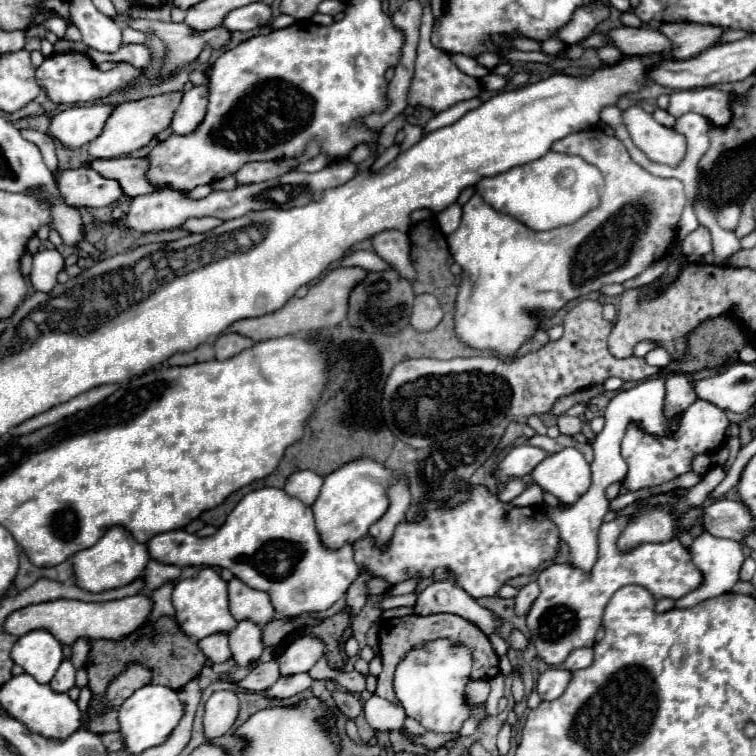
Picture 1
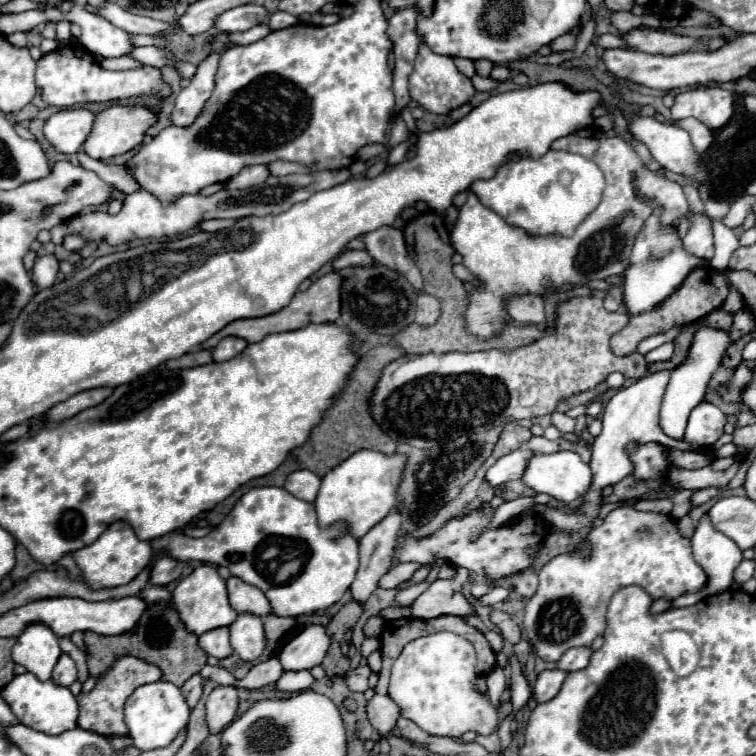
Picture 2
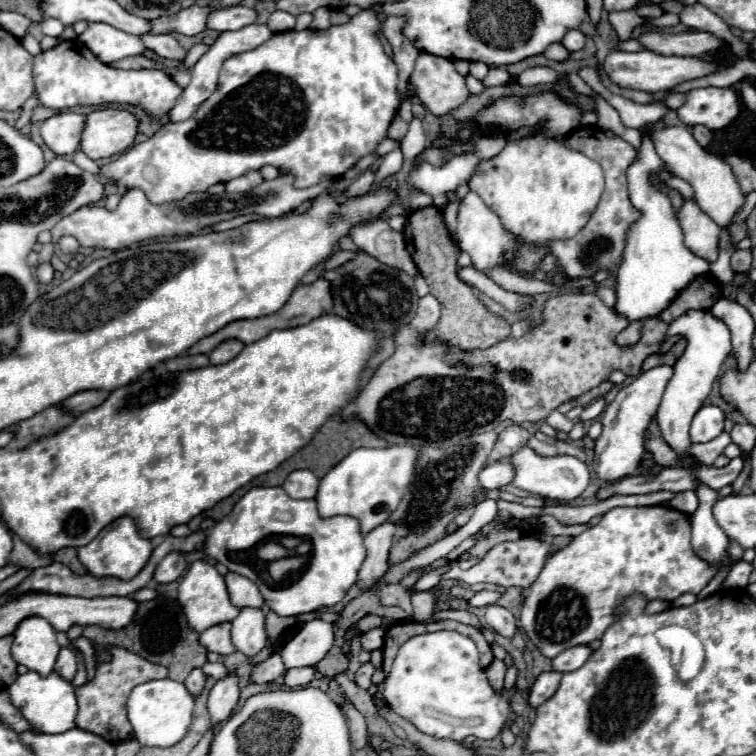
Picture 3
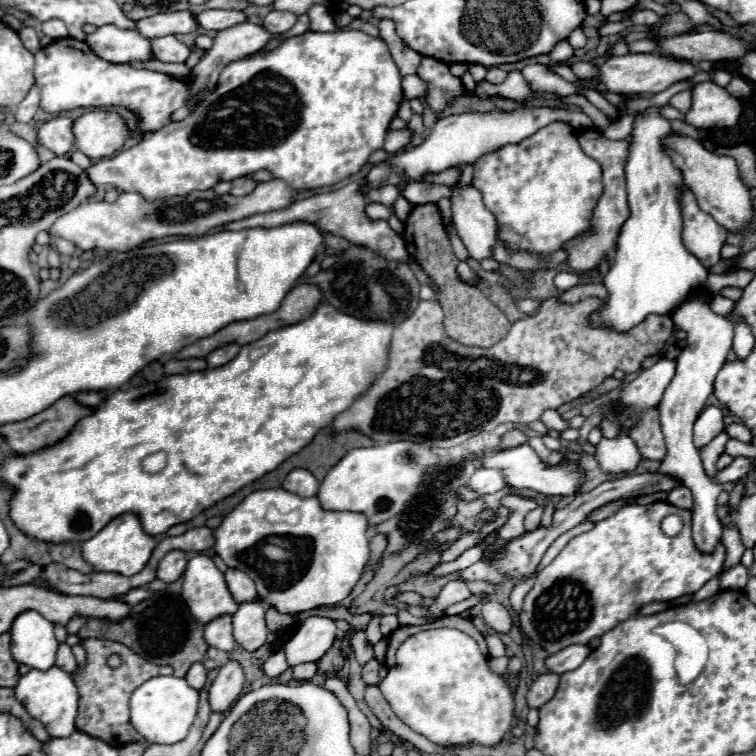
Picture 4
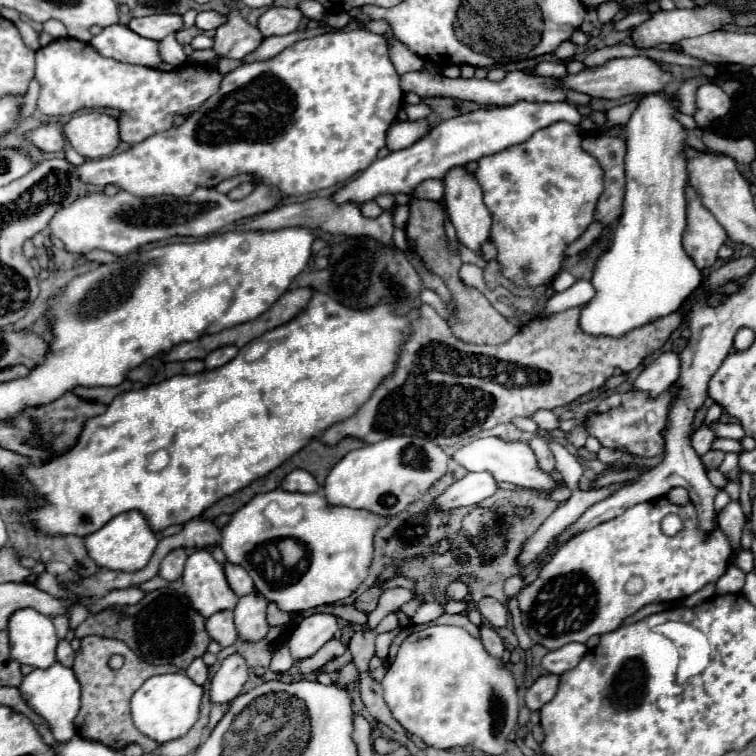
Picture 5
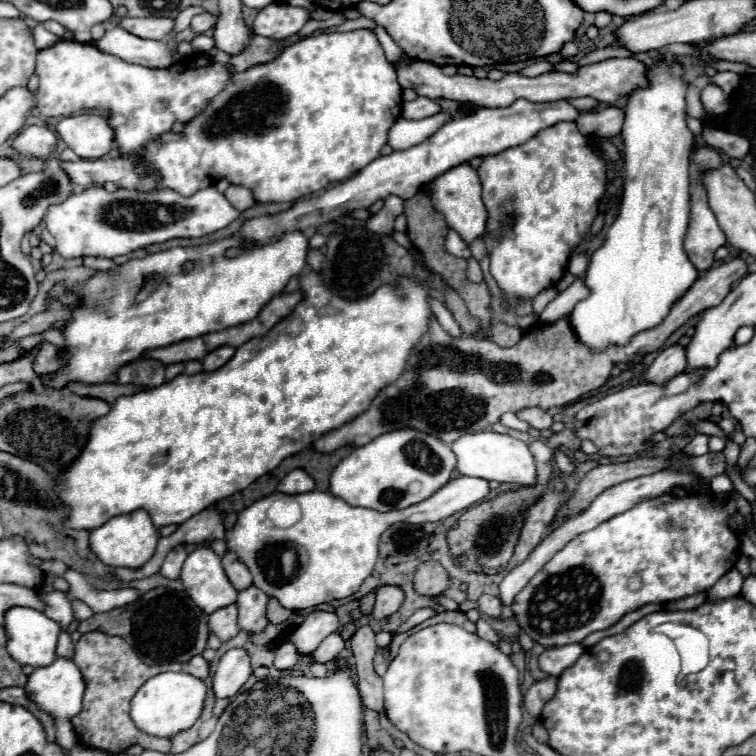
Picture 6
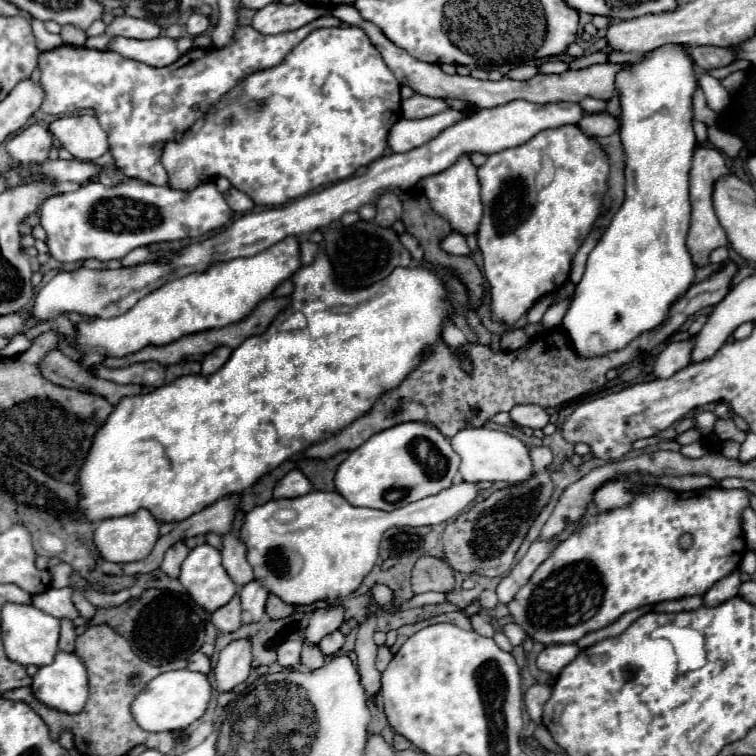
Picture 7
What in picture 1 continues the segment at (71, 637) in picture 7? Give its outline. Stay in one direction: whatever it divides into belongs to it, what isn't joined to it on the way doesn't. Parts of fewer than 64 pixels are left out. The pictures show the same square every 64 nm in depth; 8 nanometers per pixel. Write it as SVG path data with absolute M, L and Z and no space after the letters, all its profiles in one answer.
M62 660L62 664L58 666L54 678L50 680L52 684L52 690L56 692L68 692L72 686L74 686L74 676L76 676L76 668L70 660Z

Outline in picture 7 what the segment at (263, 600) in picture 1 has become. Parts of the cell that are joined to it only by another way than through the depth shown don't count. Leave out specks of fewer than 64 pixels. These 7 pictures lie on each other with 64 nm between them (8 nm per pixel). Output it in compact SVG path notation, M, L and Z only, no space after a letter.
M232 532L222 536L222 566L238 586L244 586L254 578L252 566L246 560L246 544Z

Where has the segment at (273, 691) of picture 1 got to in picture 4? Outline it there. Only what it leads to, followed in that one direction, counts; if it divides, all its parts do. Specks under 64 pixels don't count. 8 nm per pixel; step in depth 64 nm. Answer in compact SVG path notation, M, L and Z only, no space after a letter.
M318 660L316 662L304 662L304 664L298 664L294 666L294 678L296 680L310 680L314 674L316 674L316 668L318 668Z

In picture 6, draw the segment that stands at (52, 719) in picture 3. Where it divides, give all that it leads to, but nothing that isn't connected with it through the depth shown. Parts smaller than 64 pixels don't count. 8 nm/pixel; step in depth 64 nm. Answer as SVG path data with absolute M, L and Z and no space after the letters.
M56 658L50 666L44 668L36 668L26 684L26 692L28 696L40 706L44 708L44 712L48 712L50 716L56 716L56 742L64 748L70 750L76 744L76 734L74 728L70 724L70 718L76 716L82 710L82 696L84 696L84 678L80 668L74 664L74 660L68 658Z

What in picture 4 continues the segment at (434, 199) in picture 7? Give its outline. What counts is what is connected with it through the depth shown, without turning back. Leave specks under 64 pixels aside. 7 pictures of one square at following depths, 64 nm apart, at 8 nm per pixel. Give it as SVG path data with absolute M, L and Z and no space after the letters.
M454 184L452 186L450 202L452 202L452 222L454 222L454 228L456 228L458 236L460 236L460 240L464 242L466 250L470 252L470 256L476 258L476 260L490 258L492 256L492 248L498 242L498 234L496 234L498 232L498 224L496 224L496 218L492 216L492 212L484 206L482 194L472 184L470 186Z

